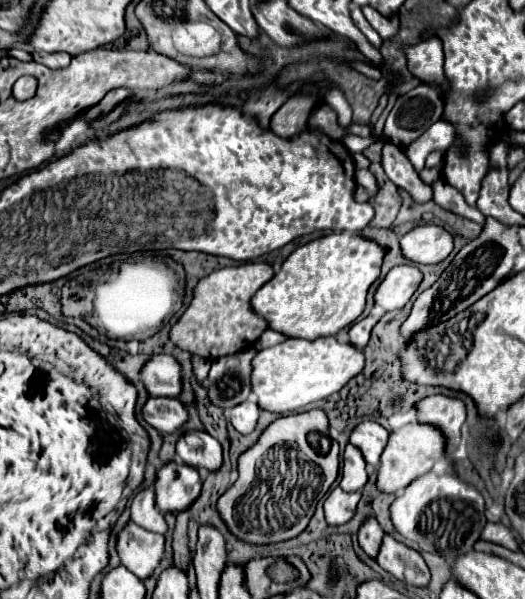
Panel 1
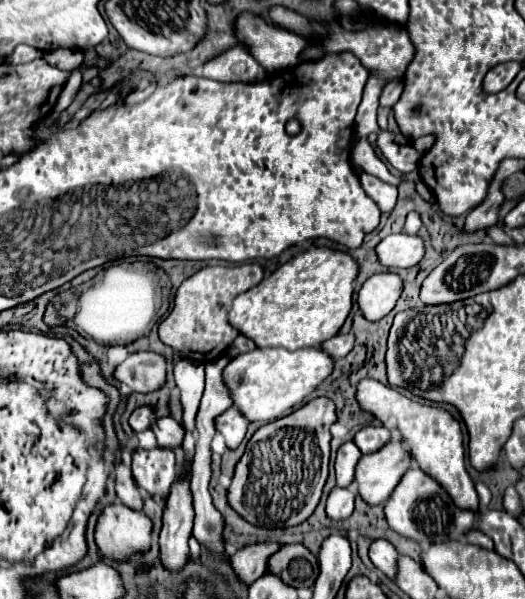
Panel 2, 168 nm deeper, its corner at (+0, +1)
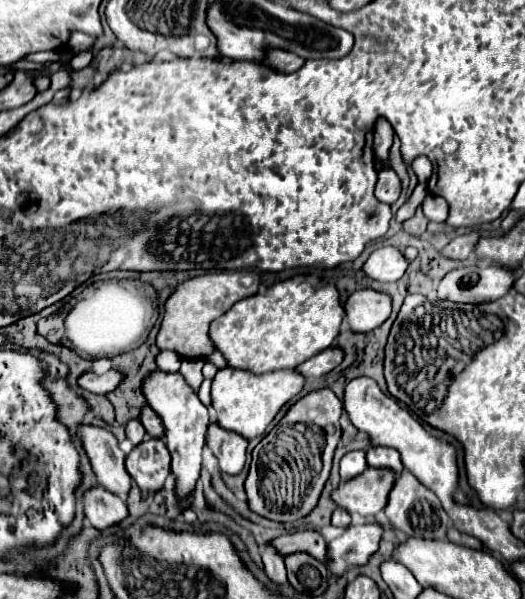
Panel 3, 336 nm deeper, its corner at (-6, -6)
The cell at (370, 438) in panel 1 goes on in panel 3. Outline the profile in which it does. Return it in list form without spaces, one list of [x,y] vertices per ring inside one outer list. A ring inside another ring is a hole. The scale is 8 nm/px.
[[[370,447],[366,451],[366,459],[370,467],[390,467],[396,473],[400,473],[404,469],[402,461],[400,461],[400,453],[392,447]]]

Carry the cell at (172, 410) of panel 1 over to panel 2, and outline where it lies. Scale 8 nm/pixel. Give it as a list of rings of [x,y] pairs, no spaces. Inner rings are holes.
[[[140,406],[140,408],[136,408],[136,410],[130,414],[128,424],[130,424],[130,428],[132,428],[134,432],[142,432],[142,430],[150,428],[150,424],[152,424],[152,408],[150,408],[150,406]]]

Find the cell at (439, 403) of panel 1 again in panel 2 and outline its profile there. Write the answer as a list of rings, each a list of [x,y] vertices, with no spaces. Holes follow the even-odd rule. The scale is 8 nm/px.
[[[364,378],[364,380],[358,382],[356,402],[364,412],[376,416],[382,424],[388,422],[388,418],[396,418],[396,428],[400,430],[402,446],[410,452],[412,460],[428,476],[432,476],[434,480],[438,480],[438,484],[442,484],[442,488],[448,492],[450,498],[454,498],[454,504],[458,504],[458,508],[474,510],[476,514],[480,512],[474,482],[470,480],[470,476],[464,468],[462,428],[446,410],[410,400],[410,398],[398,394],[394,388],[384,386],[384,384],[380,384],[378,380],[372,380],[372,378]]]

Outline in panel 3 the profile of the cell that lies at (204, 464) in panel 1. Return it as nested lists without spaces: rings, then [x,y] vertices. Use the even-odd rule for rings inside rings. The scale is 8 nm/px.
[[[144,407],[142,415],[140,415],[140,421],[142,421],[146,433],[148,433],[152,439],[162,439],[162,437],[164,437],[164,425],[162,425],[162,421],[158,419],[158,415],[156,415],[154,409]]]

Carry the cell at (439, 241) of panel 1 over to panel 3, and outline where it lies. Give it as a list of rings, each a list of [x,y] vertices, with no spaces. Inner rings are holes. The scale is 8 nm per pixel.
[[[382,247],[368,257],[364,271],[376,281],[398,281],[406,273],[408,265],[408,259],[398,247]]]

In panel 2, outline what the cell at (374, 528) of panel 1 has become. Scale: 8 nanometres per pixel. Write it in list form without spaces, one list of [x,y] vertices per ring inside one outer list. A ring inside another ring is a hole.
[[[374,540],[370,546],[370,560],[372,564],[386,574],[390,580],[396,576],[396,564],[398,564],[398,552],[388,540]]]

